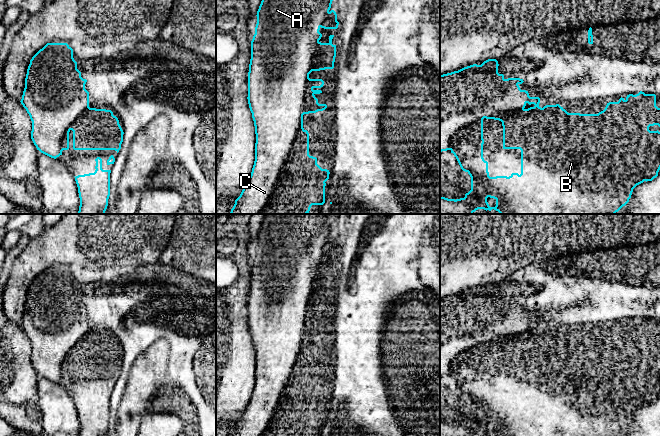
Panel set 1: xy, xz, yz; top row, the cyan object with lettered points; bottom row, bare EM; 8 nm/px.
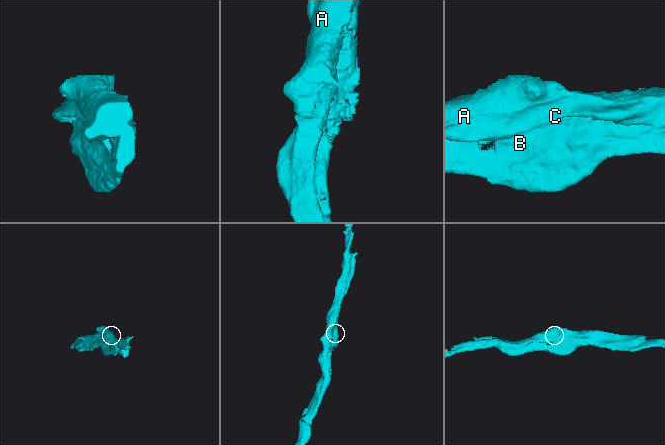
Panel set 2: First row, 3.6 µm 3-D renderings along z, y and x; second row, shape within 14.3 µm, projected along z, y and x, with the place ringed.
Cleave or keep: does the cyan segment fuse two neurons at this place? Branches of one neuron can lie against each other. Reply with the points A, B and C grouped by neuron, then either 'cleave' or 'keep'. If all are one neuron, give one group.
A C / B | cleave

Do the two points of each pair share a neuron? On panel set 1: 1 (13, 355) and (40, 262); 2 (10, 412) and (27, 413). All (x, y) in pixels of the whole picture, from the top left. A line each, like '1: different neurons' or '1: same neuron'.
1: different neurons
2: same neuron

